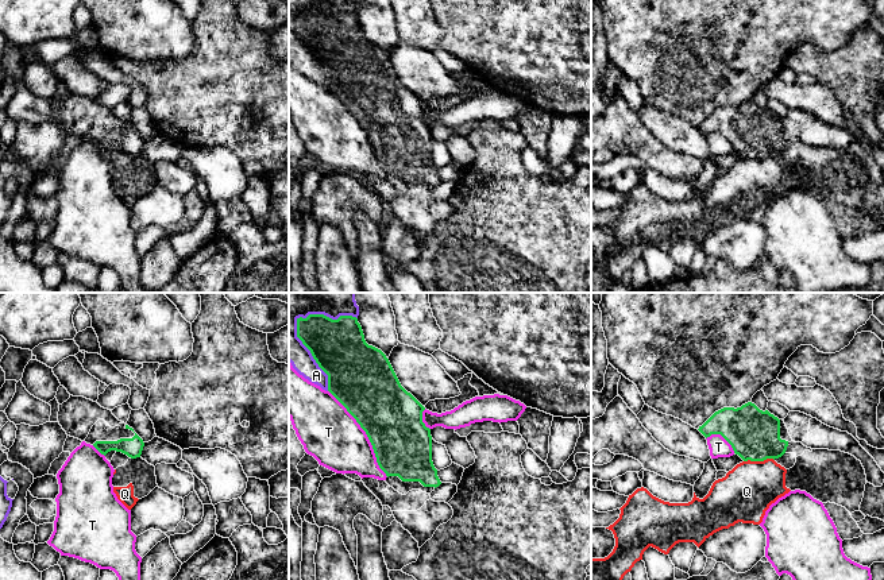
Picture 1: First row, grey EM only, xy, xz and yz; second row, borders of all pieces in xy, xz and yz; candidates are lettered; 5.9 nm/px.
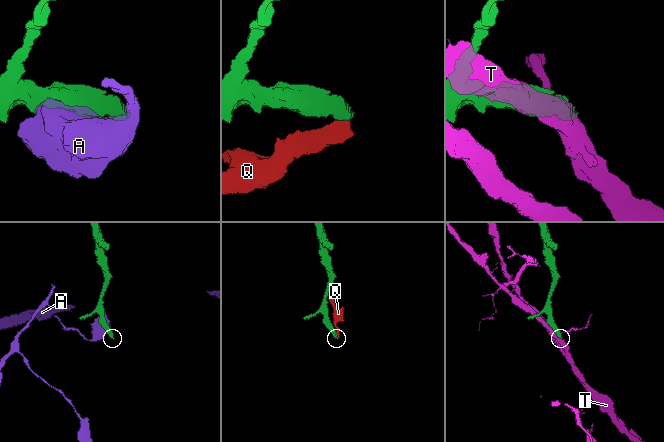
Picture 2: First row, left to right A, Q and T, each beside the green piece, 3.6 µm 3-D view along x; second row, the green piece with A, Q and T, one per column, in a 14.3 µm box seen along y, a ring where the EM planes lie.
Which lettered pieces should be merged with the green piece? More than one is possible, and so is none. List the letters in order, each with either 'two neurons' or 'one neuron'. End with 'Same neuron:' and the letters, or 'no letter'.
A: two neurons
Q: two neurons
T: two neurons
Same neuron: no letter

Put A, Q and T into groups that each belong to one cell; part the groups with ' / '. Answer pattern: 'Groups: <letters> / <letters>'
Groups: A / Q / T

